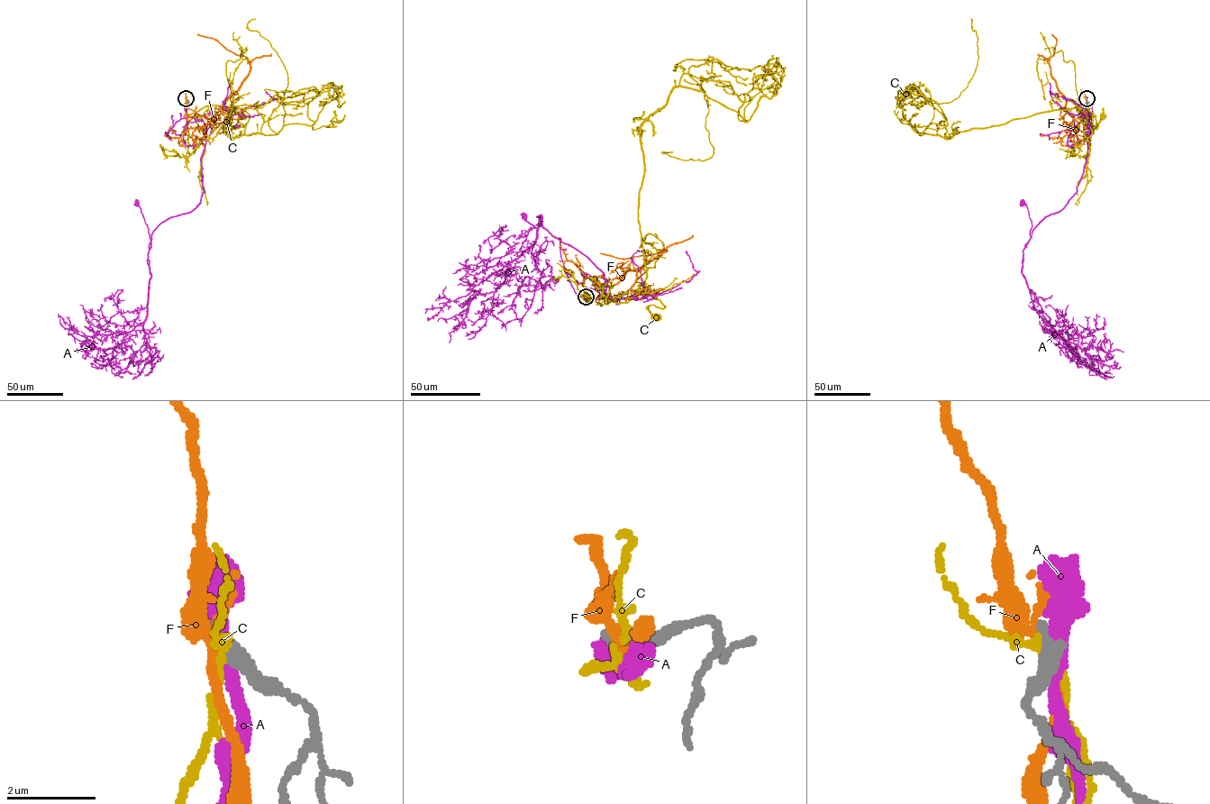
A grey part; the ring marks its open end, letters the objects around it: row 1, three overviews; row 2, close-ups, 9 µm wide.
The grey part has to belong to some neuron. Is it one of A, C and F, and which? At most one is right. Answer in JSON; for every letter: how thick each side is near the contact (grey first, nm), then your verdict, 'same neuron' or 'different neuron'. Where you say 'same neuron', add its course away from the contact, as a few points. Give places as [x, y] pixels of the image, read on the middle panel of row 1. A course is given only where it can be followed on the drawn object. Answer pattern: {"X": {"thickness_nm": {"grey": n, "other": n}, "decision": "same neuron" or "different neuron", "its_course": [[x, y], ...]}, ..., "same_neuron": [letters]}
{"A": {"thickness_nm": {"grey": 480, "other": 360}, "decision": "same neuron", "its_course": [[586, 296], [612, 298], [604, 296], [604, 273], [586, 256], [523, 216]]}, "C": {"thickness_nm": {"grey": 480, "other": 190}, "decision": "different neuron"}, "F": {"thickness_nm": {"grey": 440, "other": 240}, "decision": "different neuron"}, "same_neuron": ["A"]}

